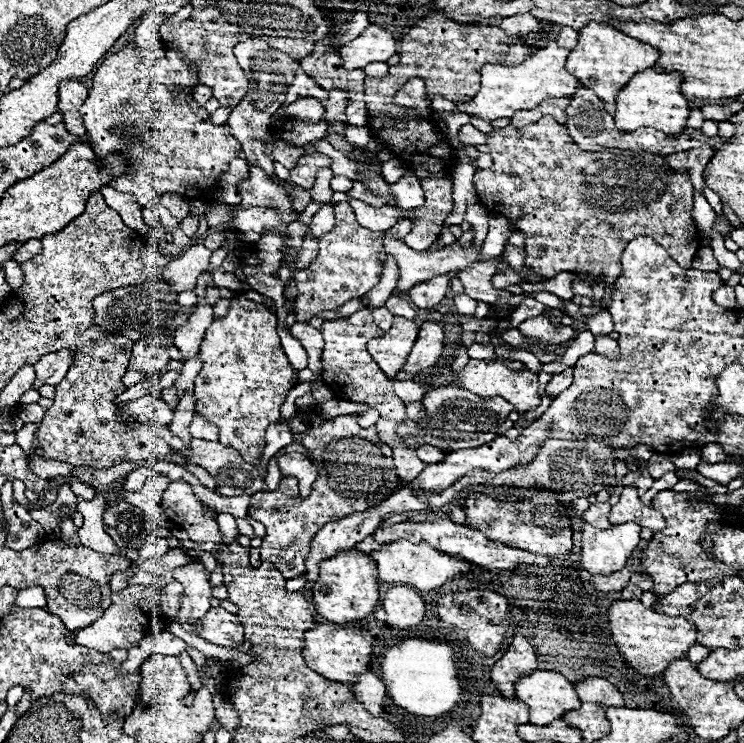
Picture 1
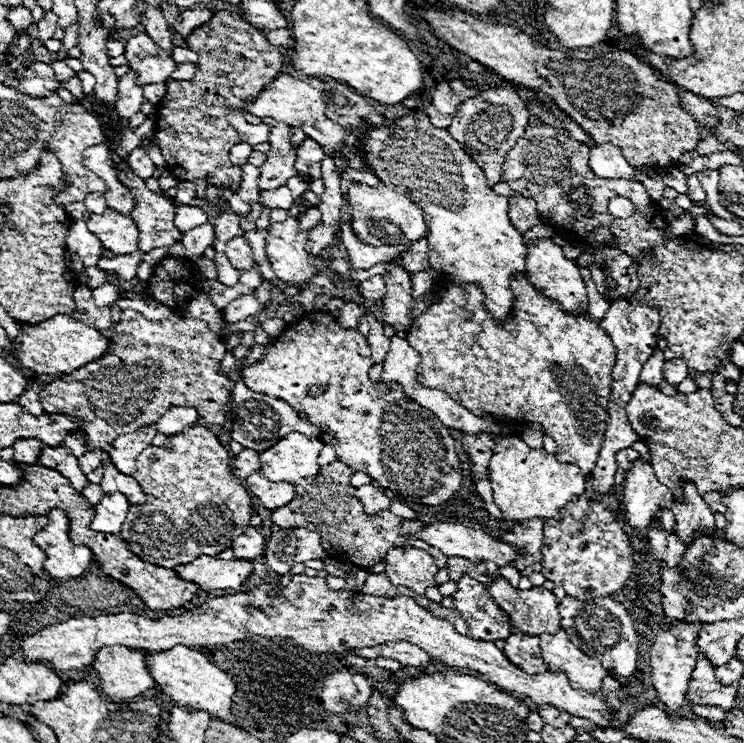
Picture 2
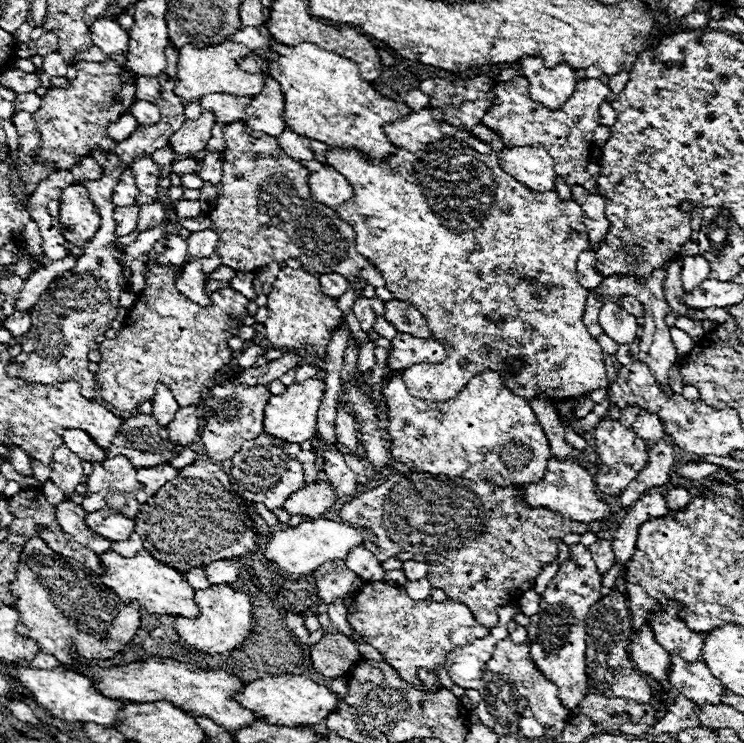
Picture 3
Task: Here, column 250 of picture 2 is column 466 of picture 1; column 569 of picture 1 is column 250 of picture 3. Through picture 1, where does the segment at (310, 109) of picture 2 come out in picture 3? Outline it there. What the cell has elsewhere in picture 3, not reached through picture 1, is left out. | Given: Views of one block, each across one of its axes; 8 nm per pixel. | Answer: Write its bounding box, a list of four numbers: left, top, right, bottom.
[174,40,266,102]

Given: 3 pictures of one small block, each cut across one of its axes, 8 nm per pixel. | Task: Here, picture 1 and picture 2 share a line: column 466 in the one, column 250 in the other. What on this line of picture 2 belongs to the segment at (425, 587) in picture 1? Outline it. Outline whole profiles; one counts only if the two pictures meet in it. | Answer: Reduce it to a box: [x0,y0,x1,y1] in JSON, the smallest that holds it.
[174,556,252,590]

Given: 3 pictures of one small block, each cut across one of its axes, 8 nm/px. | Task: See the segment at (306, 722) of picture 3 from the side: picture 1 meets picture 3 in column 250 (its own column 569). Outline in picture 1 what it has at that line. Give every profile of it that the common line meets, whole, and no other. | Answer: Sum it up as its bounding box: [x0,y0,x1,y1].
[516,670,582,726]

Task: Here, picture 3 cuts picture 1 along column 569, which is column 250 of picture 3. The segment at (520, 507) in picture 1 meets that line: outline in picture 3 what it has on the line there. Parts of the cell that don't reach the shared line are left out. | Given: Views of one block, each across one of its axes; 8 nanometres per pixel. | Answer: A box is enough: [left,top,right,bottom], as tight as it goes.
[134,458,260,572]

